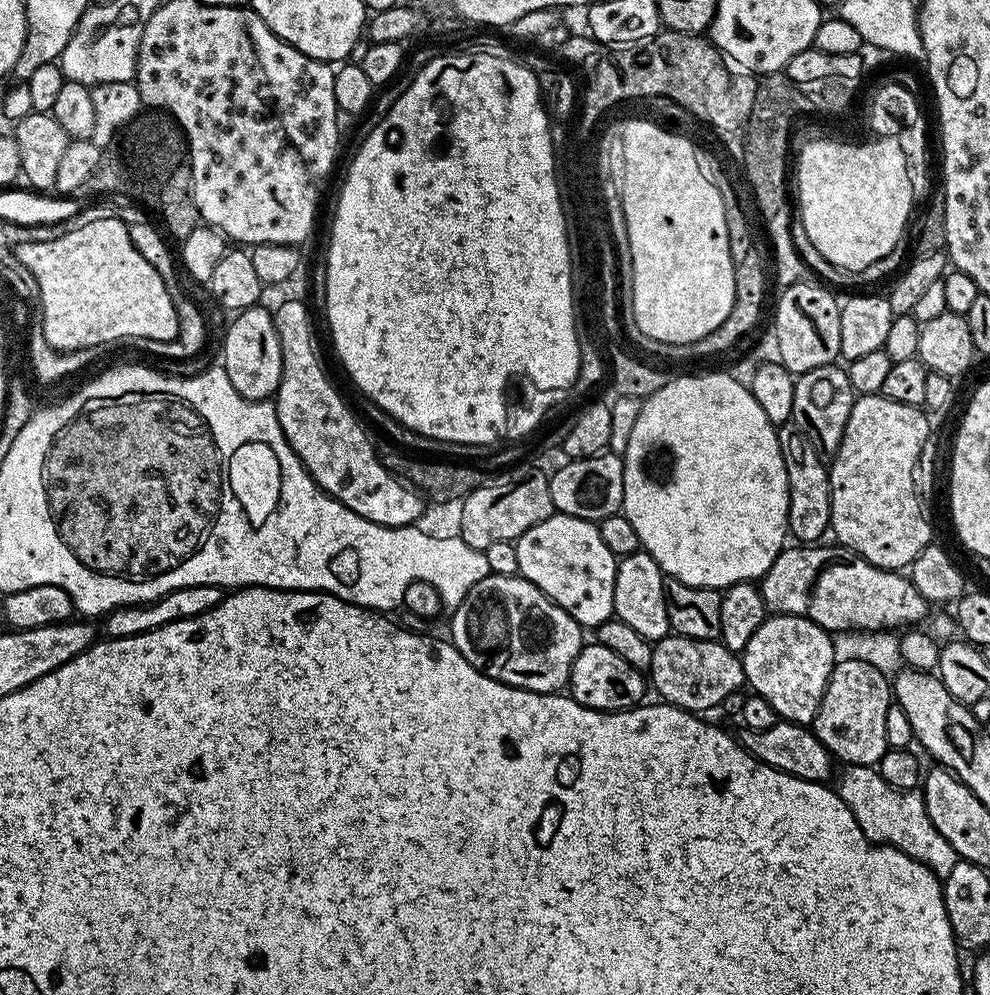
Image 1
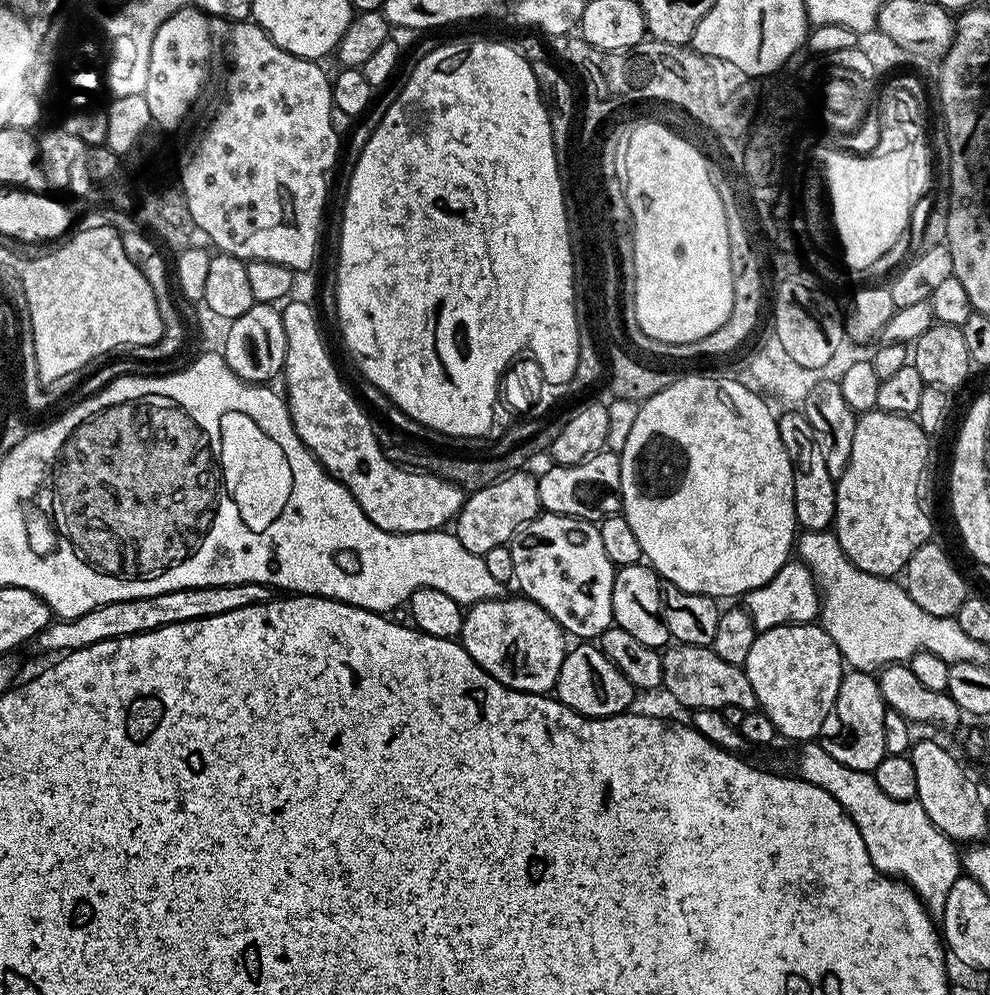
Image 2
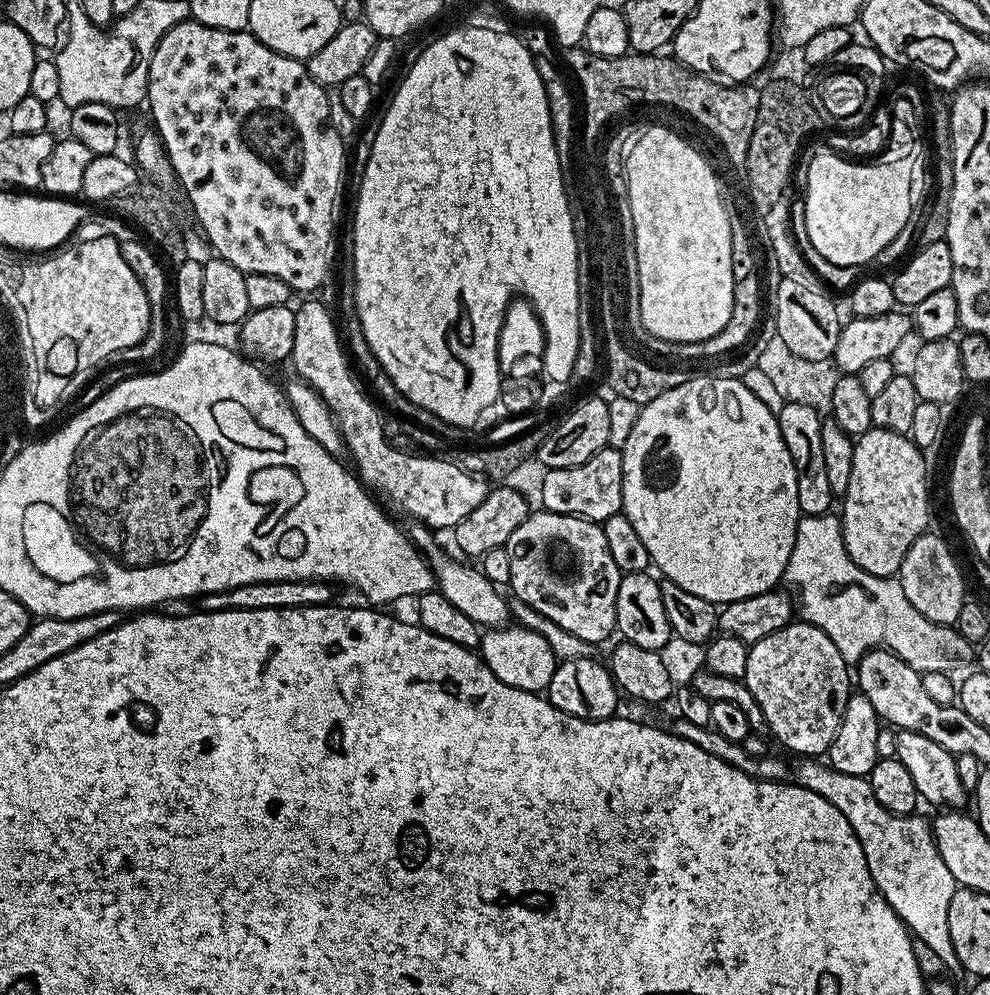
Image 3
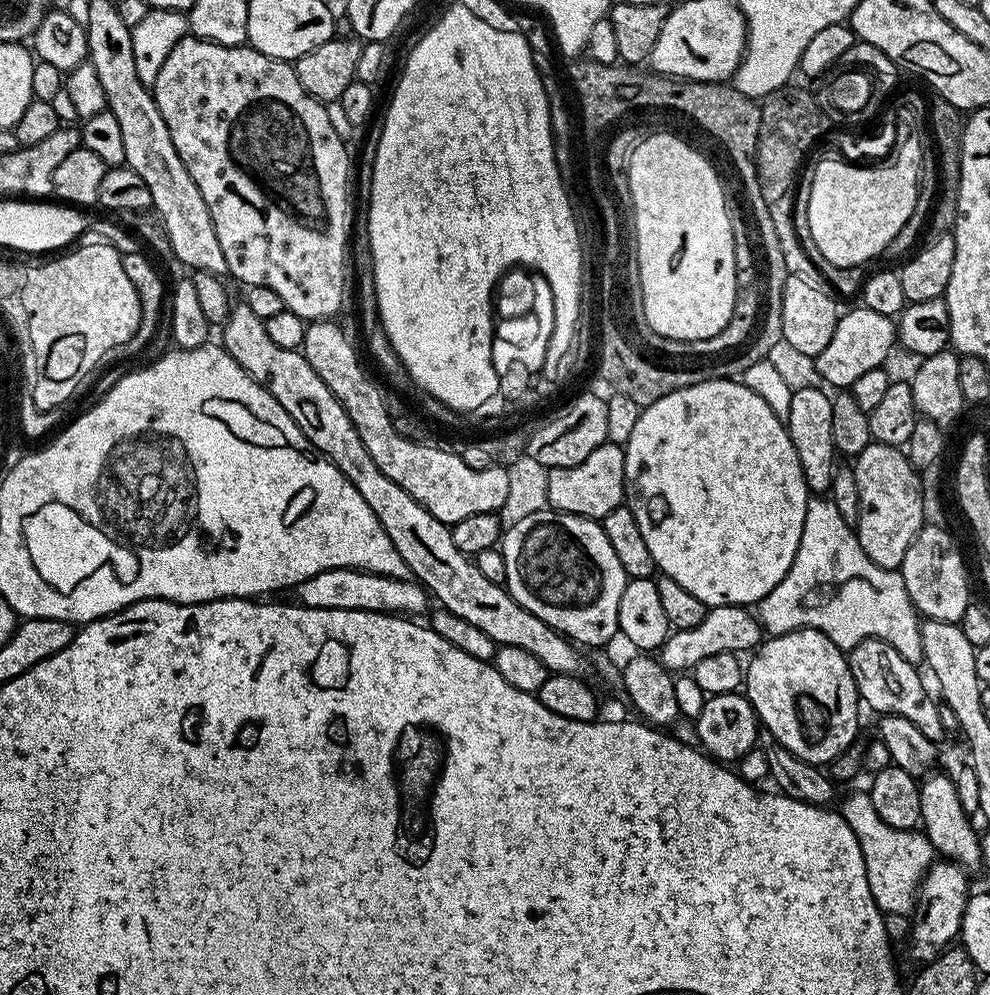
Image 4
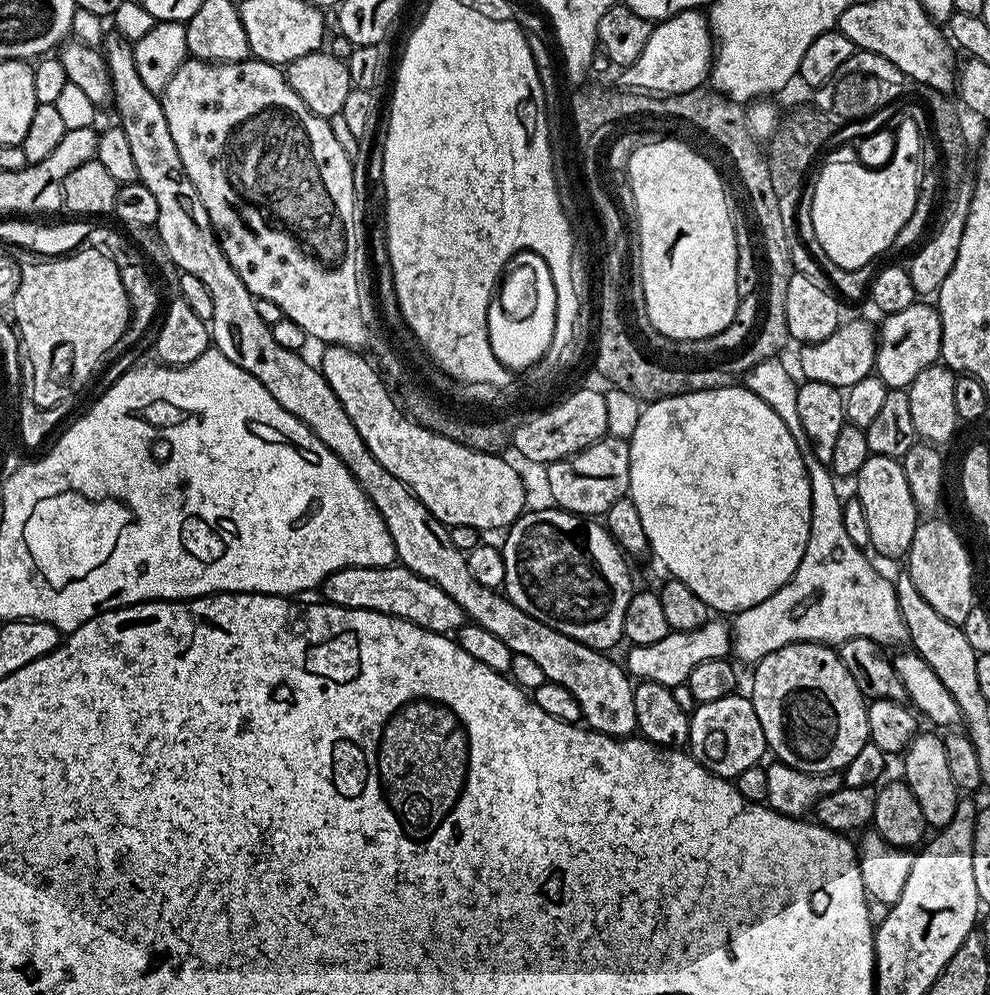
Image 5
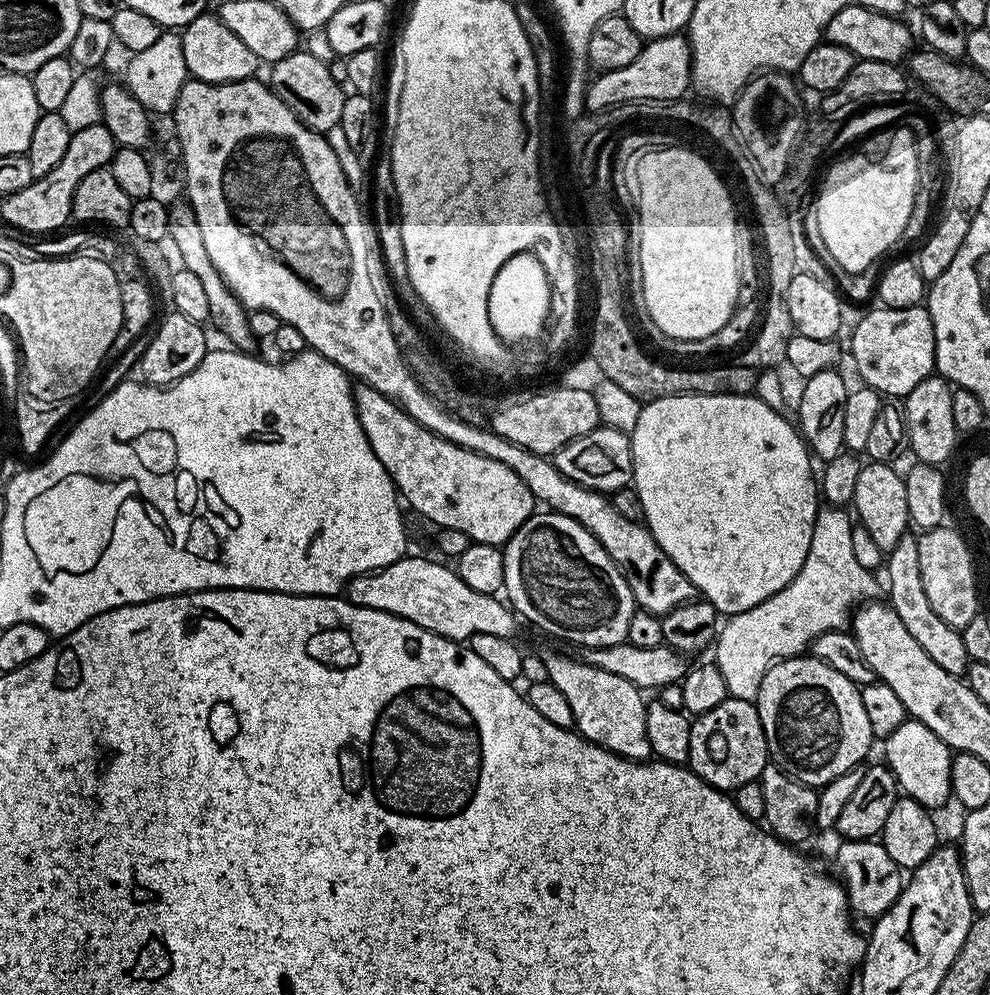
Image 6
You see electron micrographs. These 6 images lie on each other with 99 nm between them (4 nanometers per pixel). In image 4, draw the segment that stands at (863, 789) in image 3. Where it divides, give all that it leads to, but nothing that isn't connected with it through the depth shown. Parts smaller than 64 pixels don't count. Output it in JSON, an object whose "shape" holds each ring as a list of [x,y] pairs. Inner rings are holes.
{"shape":[[[865,791],[854,792],[848,795],[840,813],[847,825],[854,831],[862,848],[866,862],[867,882],[875,904],[885,915],[909,915],[915,909],[920,881],[924,873],[932,866],[936,851],[923,831],[917,829],[898,830],[888,826],[882,818],[878,817],[873,808],[872,799]]]}

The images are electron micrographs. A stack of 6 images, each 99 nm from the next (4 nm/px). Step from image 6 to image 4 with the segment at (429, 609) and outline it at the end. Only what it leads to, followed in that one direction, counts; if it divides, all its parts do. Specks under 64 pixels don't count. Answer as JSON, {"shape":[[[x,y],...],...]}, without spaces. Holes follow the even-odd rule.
{"shape":[[[361,568],[322,570],[322,574],[314,574],[314,578],[306,578],[297,584],[294,595],[305,608],[314,610],[366,610],[389,614],[416,614],[412,612],[427,613],[430,608],[428,589],[415,579],[395,580],[389,576],[364,572]]]}

